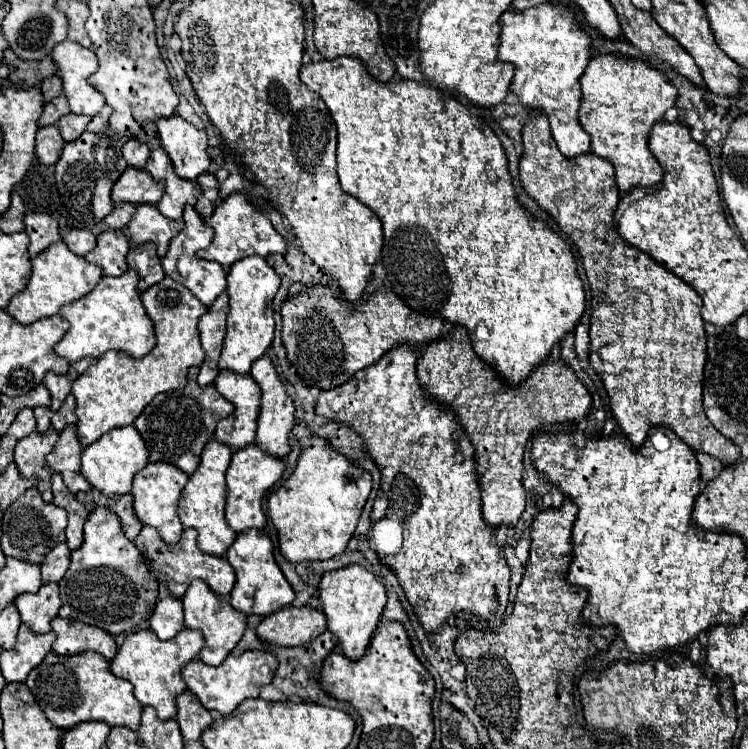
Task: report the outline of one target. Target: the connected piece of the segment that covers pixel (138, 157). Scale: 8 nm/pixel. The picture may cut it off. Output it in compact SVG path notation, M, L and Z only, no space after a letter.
M128 140L128 142L124 144L124 148L122 148L122 154L124 154L124 160L126 160L126 164L128 164L130 168L140 170L140 168L144 168L144 164L146 164L146 160L148 160L150 150L148 150L146 144L142 144L142 142L138 142L138 140Z

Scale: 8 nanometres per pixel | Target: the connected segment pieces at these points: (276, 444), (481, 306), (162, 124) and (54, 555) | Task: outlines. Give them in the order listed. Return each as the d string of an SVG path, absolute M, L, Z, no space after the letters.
M264 356L262 360L256 360L252 364L250 376L262 388L262 404L260 404L260 412L258 412L258 430L256 430L254 444L260 446L266 454L270 454L274 458L286 458L288 452L290 452L288 436L290 436L290 430L292 430L292 424L294 424L294 402L288 396L282 382L278 380L278 374L276 374L268 356Z
M336 58L336 60L320 60L312 62L308 66L302 66L300 70L300 80L320 98L326 102L336 128L338 128L338 176L342 188L358 198L362 204L366 204L382 222L384 228L384 240L386 246L382 250L382 264L386 270L386 278L390 280L390 286L394 294L410 306L414 312L420 314L436 314L454 326L464 326L472 338L472 348L474 352L488 364L492 370L504 380L506 386L518 386L522 384L530 372L540 366L554 350L554 346L560 346L562 338L570 334L578 320L584 314L584 288L582 280L578 278L576 272L576 262L572 256L570 246L554 234L546 224L534 220L516 200L514 188L512 188L512 178L508 174L508 160L504 154L504 148L496 134L492 132L490 126L484 124L484 120L476 118L468 106L464 106L460 100L454 100L452 96L442 96L438 88L422 84L422 82L412 82L412 80L400 80L400 82L388 82L380 84L376 82L368 72L364 72L364 66L358 58Z
M170 116L164 120L158 120L158 136L164 152L168 154L170 162L174 164L174 172L184 180L196 180L202 172L210 166L210 156L206 154L206 132L194 128L190 122L186 122L180 116Z
M58 544L52 548L52 552L44 558L42 562L42 584L50 584L50 582L60 582L64 572L68 570L70 564L70 550L66 548L66 544Z

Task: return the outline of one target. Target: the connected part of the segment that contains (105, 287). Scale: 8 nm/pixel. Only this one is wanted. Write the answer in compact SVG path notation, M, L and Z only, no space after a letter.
M126 270L120 278L102 276L90 294L86 294L82 300L76 300L74 304L66 304L60 316L70 324L70 328L66 330L64 338L54 346L54 352L68 362L78 362L86 356L100 358L110 350L124 352L130 358L146 356L154 348L156 338L136 286L138 274L130 270Z

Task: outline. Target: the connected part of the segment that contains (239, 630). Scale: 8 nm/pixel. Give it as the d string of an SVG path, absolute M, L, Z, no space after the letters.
M194 580L190 584L186 594L182 596L182 602L184 602L184 624L186 624L186 628L202 632L204 640L206 640L198 658L208 666L220 666L224 662L224 658L240 642L244 628L246 628L246 618L240 612L236 612L226 598L210 592L208 584L204 584L202 580Z

